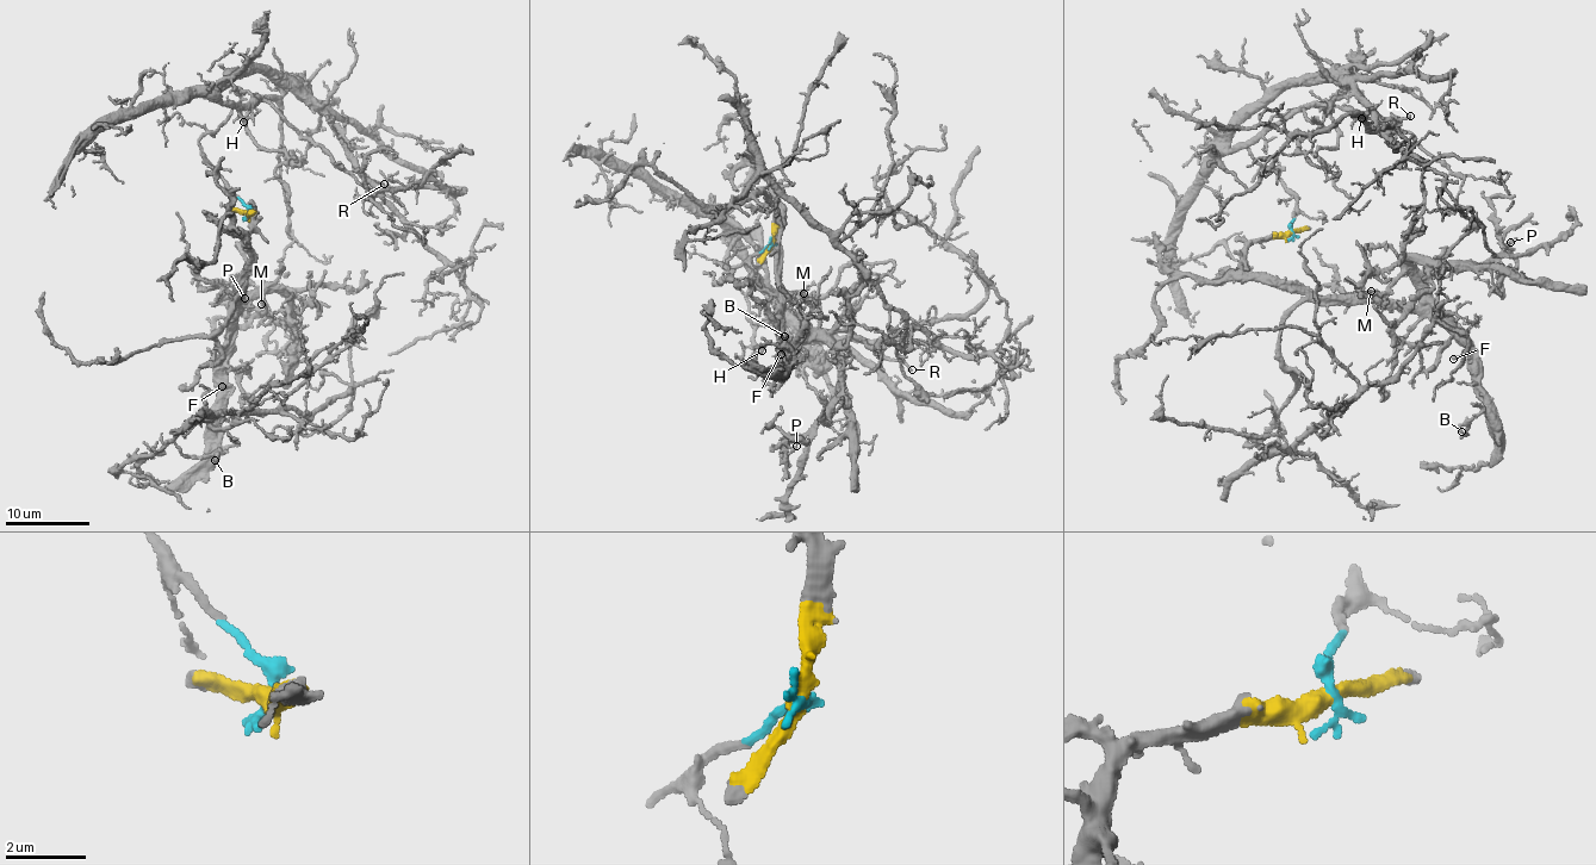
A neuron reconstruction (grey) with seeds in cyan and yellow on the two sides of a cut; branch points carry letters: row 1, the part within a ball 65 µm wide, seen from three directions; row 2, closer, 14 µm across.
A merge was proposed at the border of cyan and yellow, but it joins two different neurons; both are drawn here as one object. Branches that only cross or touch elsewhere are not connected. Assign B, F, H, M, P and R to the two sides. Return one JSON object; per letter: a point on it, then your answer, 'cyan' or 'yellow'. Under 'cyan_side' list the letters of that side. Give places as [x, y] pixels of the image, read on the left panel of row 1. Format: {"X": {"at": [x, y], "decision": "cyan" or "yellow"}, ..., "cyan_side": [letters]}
{"B": {"at": [215, 460], "decision": "yellow"}, "F": {"at": [222, 386], "decision": "yellow"}, "H": {"at": [243, 122], "decision": "cyan"}, "M": {"at": [261, 304], "decision": "yellow"}, "P": {"at": [244, 298], "decision": "yellow"}, "R": {"at": [384, 184], "decision": "cyan"}, "cyan_side": ["H", "R"]}

